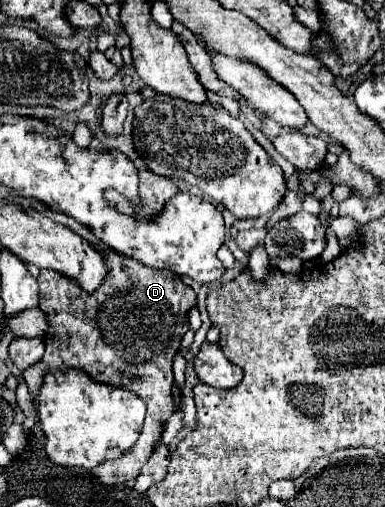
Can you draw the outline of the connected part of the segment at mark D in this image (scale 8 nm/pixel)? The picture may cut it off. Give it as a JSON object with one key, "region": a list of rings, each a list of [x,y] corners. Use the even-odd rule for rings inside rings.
{"region":[[[114,252],[104,254],[104,258],[106,258],[110,274],[108,274],[108,280],[94,294],[86,294],[82,288],[76,288],[76,284],[72,284],[70,280],[64,280],[64,276],[56,276],[56,272],[40,272],[40,276],[38,276],[40,308],[48,316],[50,330],[44,336],[46,352],[44,352],[42,360],[24,370],[24,380],[30,388],[30,394],[36,396],[44,372],[80,368],[80,370],[86,370],[92,376],[92,380],[96,380],[96,382],[128,386],[130,390],[134,388],[134,392],[142,396],[148,412],[146,412],[142,434],[136,440],[136,444],[128,452],[118,456],[116,460],[102,462],[90,470],[92,476],[96,476],[102,484],[126,484],[128,480],[136,480],[142,466],[148,462],[150,454],[154,452],[154,446],[162,438],[166,420],[174,414],[172,360],[180,348],[182,336],[190,328],[188,310],[192,306],[196,306],[196,292],[190,286],[186,286],[180,280],[180,276],[176,276],[172,272],[148,268],[136,260],[128,260]]]}

